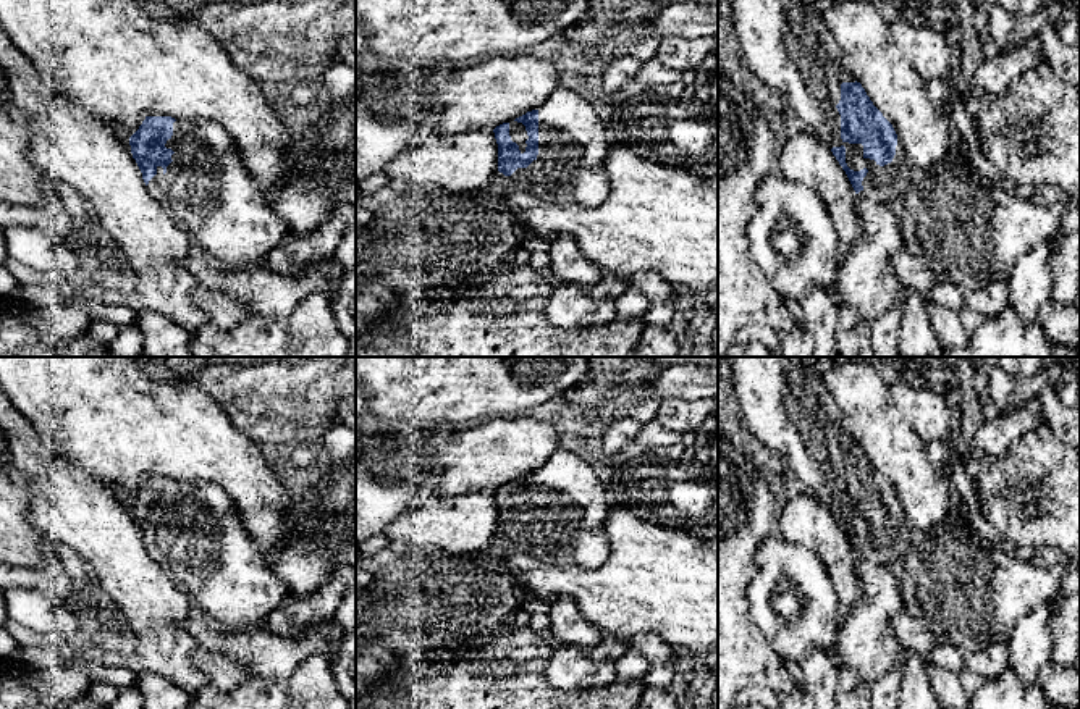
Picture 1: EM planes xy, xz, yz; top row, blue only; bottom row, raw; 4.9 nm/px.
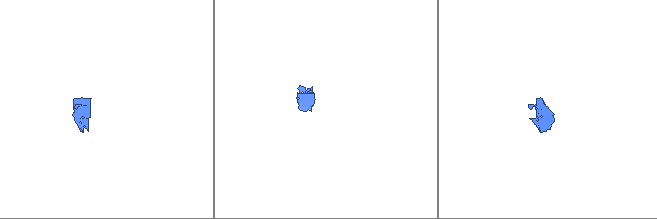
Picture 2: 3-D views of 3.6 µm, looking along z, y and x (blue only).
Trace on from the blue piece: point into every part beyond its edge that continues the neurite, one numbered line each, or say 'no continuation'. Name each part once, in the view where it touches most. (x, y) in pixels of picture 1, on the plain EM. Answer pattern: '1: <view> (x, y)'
1: yz (784, 402)

